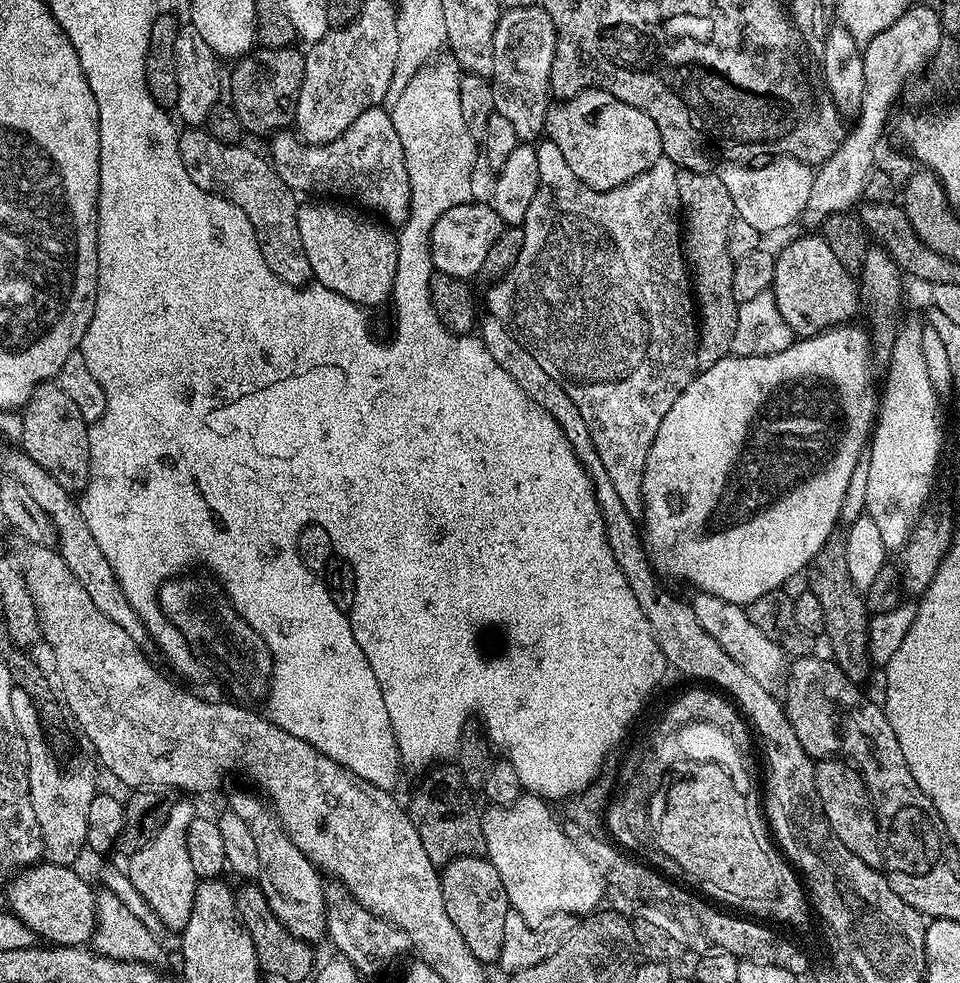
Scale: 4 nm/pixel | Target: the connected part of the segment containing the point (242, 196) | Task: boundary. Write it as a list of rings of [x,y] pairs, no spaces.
[[[192,126],[184,131],[179,133],[179,138],[180,157],[182,166],[186,166],[186,174],[190,174],[192,181],[202,190],[214,192],[244,211],[246,218],[250,218],[250,226],[254,226],[256,241],[262,250],[262,258],[266,258],[266,266],[270,266],[270,270],[278,274],[278,278],[282,278],[284,284],[307,285],[312,280],[312,271],[310,270],[310,258],[306,258],[306,250],[302,250],[302,234],[298,234],[297,193],[288,188],[286,182],[282,182],[275,167],[265,157],[264,161],[258,153],[251,152],[250,149],[240,144],[218,142],[200,126]]]

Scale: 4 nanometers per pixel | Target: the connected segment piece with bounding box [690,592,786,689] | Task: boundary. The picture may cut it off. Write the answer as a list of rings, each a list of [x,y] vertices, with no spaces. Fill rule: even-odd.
[[[696,592],[693,597],[690,603],[698,622],[702,624],[702,630],[706,630],[706,634],[710,634],[710,638],[714,638],[714,642],[718,642],[718,646],[722,646],[722,650],[726,650],[726,654],[730,654],[730,658],[734,658],[734,662],[738,662],[738,666],[750,674],[750,678],[762,682],[762,686],[769,689],[785,679],[786,654],[778,645],[770,642],[770,638],[766,638],[766,634],[762,634],[754,622],[750,622],[747,611],[741,605],[726,602],[717,596],[707,596],[704,592]]]

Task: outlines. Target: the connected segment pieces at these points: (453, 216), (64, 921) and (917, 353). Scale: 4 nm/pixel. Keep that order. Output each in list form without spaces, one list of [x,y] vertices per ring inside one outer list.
[[[476,203],[450,206],[450,210],[446,210],[446,214],[438,218],[438,222],[434,222],[432,233],[428,235],[433,269],[442,274],[450,274],[455,280],[471,281],[479,277],[482,262],[486,262],[486,254],[490,254],[490,246],[498,242],[506,227],[491,203]]]
[[[41,862],[31,868],[22,868],[6,885],[7,907],[41,941],[61,948],[79,948],[87,945],[96,933],[97,893],[66,864]]]
[[[905,279],[900,285],[903,303],[908,304],[909,312],[904,321],[896,328],[896,337],[892,340],[892,353],[888,356],[888,382],[882,386],[882,403],[879,405],[876,422],[866,449],[866,459],[870,462],[870,474],[866,485],[867,516],[874,518],[878,531],[882,533],[882,542],[889,553],[896,554],[903,549],[912,536],[912,532],[925,515],[924,506],[932,492],[932,483],[936,480],[936,467],[940,464],[940,451],[944,448],[944,420],[940,417],[941,393],[930,382],[930,373],[926,371],[926,358],[922,355],[922,334],[926,327],[928,309],[933,307],[932,287],[918,279]]]

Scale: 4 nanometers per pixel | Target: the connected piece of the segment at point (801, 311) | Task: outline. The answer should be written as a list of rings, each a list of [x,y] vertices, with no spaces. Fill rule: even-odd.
[[[823,235],[800,236],[784,249],[775,253],[776,265],[770,287],[772,297],[778,302],[778,314],[786,318],[786,326],[797,337],[817,336],[828,328],[847,325],[862,308],[862,292],[853,273],[838,262],[838,258],[826,246]]]

